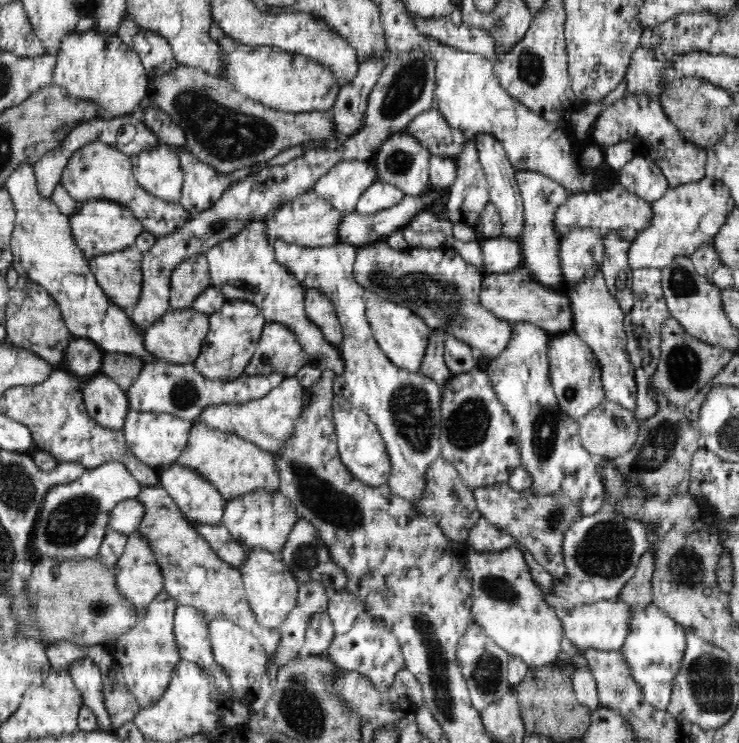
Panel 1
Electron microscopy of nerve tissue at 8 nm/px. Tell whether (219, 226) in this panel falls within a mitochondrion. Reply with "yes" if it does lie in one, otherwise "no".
yes

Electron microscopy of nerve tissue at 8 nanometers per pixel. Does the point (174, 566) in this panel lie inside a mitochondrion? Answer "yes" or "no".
yes

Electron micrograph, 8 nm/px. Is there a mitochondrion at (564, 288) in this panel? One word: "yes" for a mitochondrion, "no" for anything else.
no

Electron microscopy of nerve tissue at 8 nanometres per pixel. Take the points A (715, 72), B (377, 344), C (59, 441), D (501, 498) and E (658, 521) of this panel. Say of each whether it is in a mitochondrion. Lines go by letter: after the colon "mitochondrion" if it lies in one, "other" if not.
A: other
B: other
C: other
D: other
E: other

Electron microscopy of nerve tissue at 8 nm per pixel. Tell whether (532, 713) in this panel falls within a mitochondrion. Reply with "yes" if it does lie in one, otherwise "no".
yes

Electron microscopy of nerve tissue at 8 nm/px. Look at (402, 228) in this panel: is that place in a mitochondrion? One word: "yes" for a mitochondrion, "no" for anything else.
no

